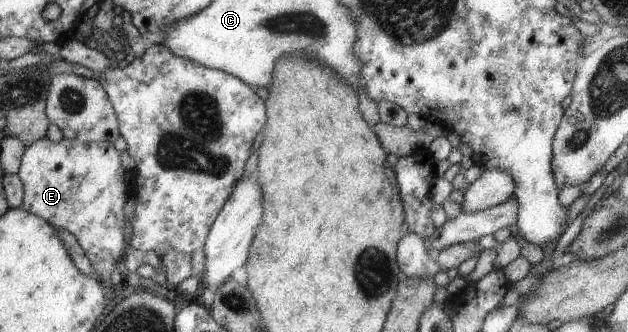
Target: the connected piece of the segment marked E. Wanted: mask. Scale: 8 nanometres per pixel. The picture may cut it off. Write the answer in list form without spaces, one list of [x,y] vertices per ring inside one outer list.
[[[46,137],[35,140],[23,150],[17,176],[23,185],[23,198],[20,207],[25,212],[42,217],[55,229],[62,229],[72,234],[85,257],[89,260],[95,272],[99,272],[99,279],[107,280],[111,270],[119,266],[123,260],[125,250],[125,182],[123,182],[123,168],[119,164],[119,152],[112,143],[91,142],[79,144],[79,141],[62,138],[59,142],[51,142]]]

